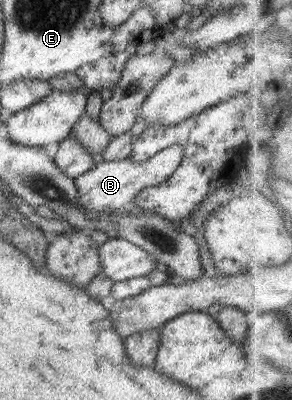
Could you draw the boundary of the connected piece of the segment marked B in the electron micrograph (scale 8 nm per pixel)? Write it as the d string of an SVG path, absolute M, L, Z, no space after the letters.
M175 144L162 149L143 163L135 163L130 158L114 162L96 161L91 169L74 179L78 191L78 204L86 211L104 211L105 213L133 206L133 199L137 193L145 186L153 187L165 183L180 166L183 156L183 148Z

